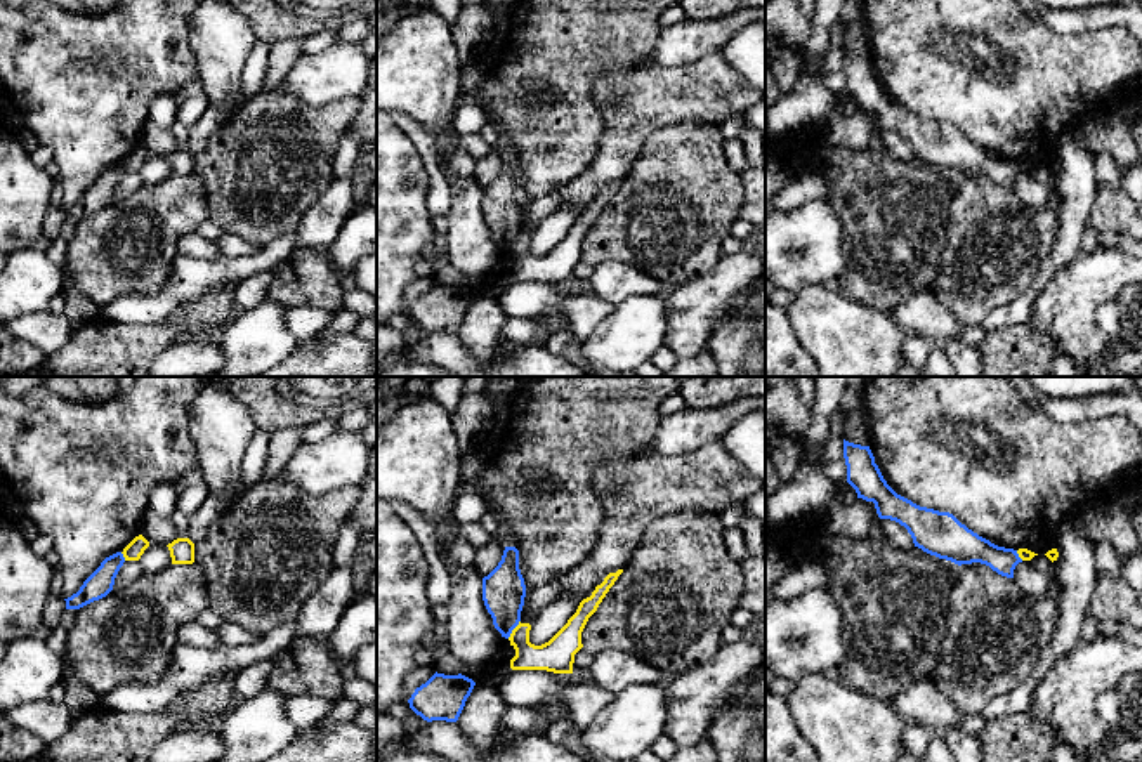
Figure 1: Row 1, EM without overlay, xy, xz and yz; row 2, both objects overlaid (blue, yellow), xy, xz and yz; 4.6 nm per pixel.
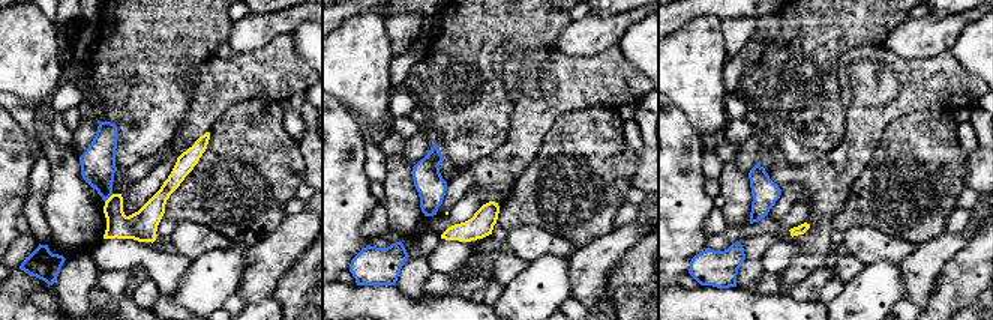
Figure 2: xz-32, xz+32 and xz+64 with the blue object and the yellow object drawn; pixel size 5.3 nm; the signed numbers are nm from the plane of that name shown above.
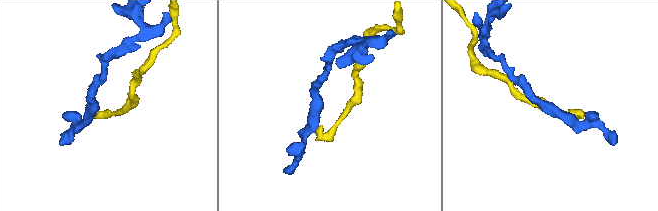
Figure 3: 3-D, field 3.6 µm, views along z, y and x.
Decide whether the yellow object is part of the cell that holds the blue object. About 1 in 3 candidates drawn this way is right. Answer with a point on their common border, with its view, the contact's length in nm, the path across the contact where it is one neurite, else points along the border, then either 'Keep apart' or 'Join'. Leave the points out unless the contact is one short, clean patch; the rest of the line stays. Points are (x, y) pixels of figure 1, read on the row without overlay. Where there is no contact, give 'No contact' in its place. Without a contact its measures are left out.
Touches blue at xz (514, 238). Shared border 110 nm. Boundary: xz (519, 231), (507, 249). Keep apart

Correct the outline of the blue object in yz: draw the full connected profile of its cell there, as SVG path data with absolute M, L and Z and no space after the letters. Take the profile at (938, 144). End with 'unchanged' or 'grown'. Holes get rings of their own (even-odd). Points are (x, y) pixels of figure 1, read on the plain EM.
M843 50L847 94L857 109L873 113L880 130L890 130L908 141L915 158L958 177L981 174L1001 187L1014 189L1022 170L1017 161L1005 160L979 148L953 125L920 118L897 106L883 90L870 57Z; unchanged

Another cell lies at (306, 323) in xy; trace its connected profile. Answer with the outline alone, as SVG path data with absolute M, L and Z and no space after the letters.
M288 307L285 321L288 330L300 340L321 337L331 323L333 314L318 307Z

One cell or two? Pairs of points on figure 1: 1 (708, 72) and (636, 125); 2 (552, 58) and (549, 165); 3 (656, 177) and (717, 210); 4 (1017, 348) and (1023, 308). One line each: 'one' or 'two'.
1: one
2: one
3: one
4: two

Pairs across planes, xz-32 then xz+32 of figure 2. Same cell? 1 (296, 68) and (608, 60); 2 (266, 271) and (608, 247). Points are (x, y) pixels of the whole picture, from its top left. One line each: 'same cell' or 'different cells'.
1: same cell
2: same cell

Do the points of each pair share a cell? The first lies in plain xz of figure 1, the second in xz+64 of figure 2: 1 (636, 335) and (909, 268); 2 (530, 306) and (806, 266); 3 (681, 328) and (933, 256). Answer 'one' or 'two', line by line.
1: two
2: two
3: one

